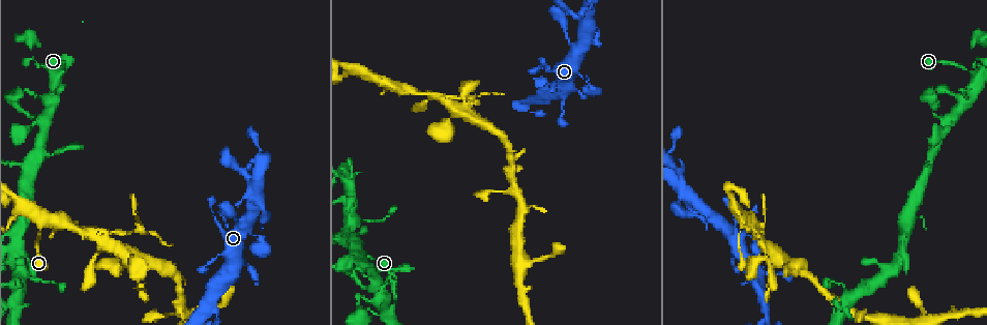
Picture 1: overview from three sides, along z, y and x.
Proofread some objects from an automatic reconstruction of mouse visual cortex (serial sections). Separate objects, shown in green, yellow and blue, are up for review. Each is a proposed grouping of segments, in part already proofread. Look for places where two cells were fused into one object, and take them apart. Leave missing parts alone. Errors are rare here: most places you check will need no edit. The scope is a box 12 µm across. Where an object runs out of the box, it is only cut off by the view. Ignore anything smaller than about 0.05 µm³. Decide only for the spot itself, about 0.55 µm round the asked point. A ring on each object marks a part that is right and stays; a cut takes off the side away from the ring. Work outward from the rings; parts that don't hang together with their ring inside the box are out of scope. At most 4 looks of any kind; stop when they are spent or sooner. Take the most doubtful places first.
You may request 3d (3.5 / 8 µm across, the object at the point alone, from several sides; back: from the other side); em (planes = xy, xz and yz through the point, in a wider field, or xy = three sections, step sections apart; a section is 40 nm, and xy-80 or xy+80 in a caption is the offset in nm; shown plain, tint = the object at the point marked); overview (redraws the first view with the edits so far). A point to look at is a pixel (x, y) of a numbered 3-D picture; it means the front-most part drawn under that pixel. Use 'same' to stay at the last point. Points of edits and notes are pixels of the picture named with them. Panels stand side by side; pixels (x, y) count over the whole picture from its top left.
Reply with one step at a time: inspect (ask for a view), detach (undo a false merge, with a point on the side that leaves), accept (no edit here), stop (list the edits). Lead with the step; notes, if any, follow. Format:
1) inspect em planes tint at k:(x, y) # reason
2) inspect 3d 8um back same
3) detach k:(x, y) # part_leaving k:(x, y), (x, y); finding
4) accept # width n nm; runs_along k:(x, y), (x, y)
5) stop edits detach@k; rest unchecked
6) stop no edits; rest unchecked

inspect 3d 8um at 1:(742, 225) # thick turns thin

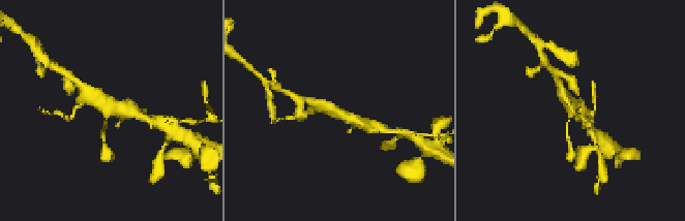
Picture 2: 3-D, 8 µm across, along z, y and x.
inspect em xy step 5 tint at 2:(339, 114) # arms 3; arm_widths 150, 350, 400 nm

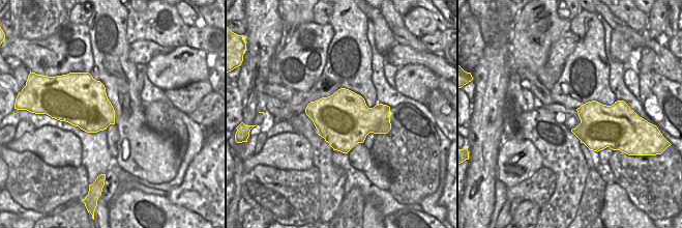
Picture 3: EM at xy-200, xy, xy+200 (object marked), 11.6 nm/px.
accept # width 650 nm; runs_along 2:(103, 139), (105, 121), (112, 107), (132, 112); all the same cell

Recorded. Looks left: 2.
inspect em xy step 3 tint at 1:(761, 242)

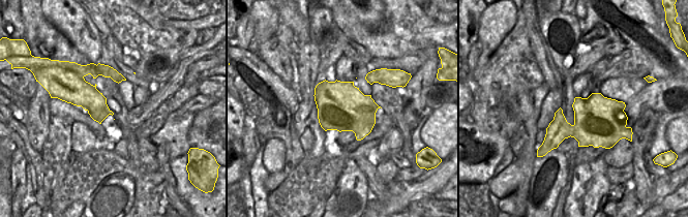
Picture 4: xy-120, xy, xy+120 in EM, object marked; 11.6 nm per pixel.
inspect 3d 3.5um back same

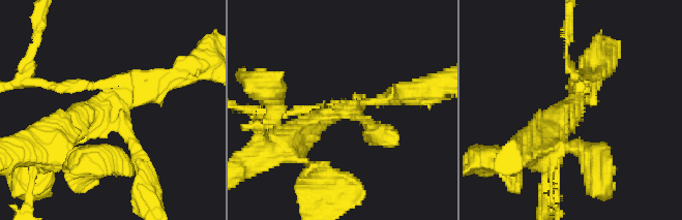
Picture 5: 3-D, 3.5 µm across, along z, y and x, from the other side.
accept # arm_widths 150, 150, 200, 350 nm; runs_along 5:(173, 81), (90, 112), (61, 137); one cell here

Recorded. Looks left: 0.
stop no edits; rest unchecked

